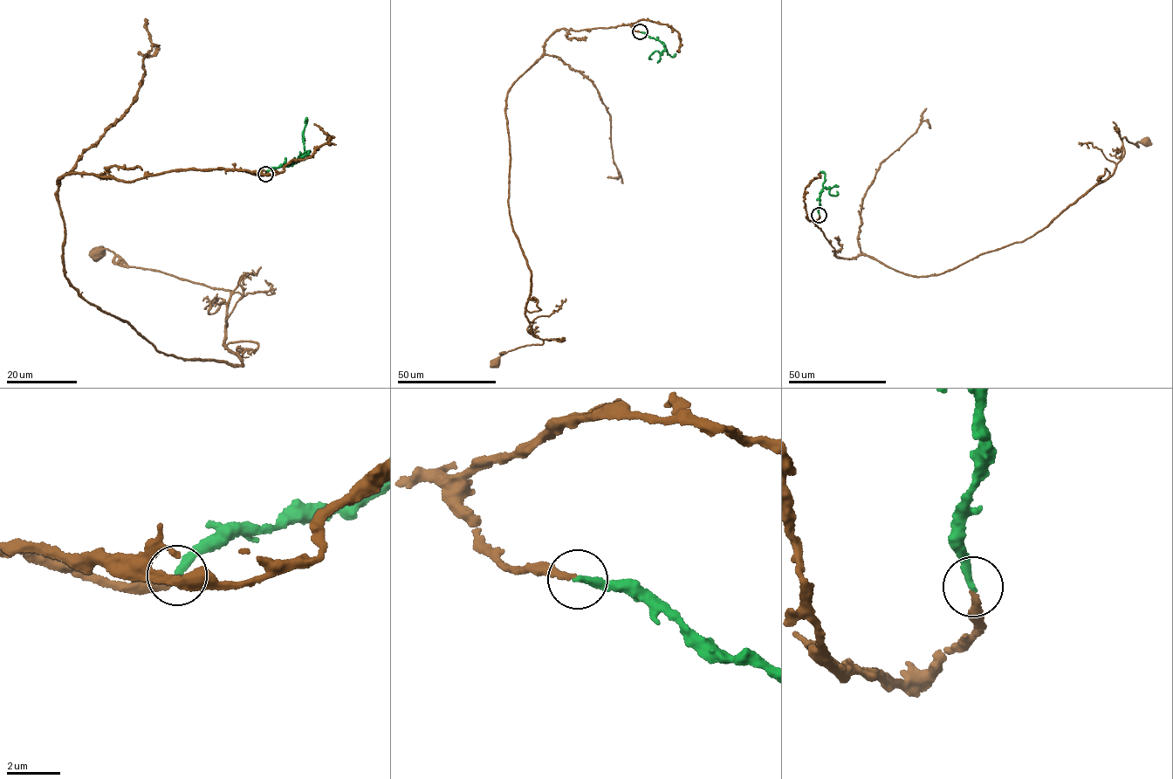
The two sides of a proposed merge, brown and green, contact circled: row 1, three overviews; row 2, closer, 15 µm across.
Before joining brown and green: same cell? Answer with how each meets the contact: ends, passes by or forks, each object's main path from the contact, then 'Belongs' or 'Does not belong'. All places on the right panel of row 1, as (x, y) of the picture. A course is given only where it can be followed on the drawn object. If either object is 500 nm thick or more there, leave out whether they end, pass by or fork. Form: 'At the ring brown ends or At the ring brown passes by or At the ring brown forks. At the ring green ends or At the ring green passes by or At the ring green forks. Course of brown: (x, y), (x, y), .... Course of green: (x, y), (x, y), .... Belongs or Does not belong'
At the ring brown ends. At the ring green ends. Course of brown: (819, 215), (840, 258), (939, 274), (1047, 227), (1113, 174), (1122, 139), (1145, 141). Course of green: (819, 214), (822, 189), (828, 189), (833, 196), (837, 195), (836, 191). Belongs

